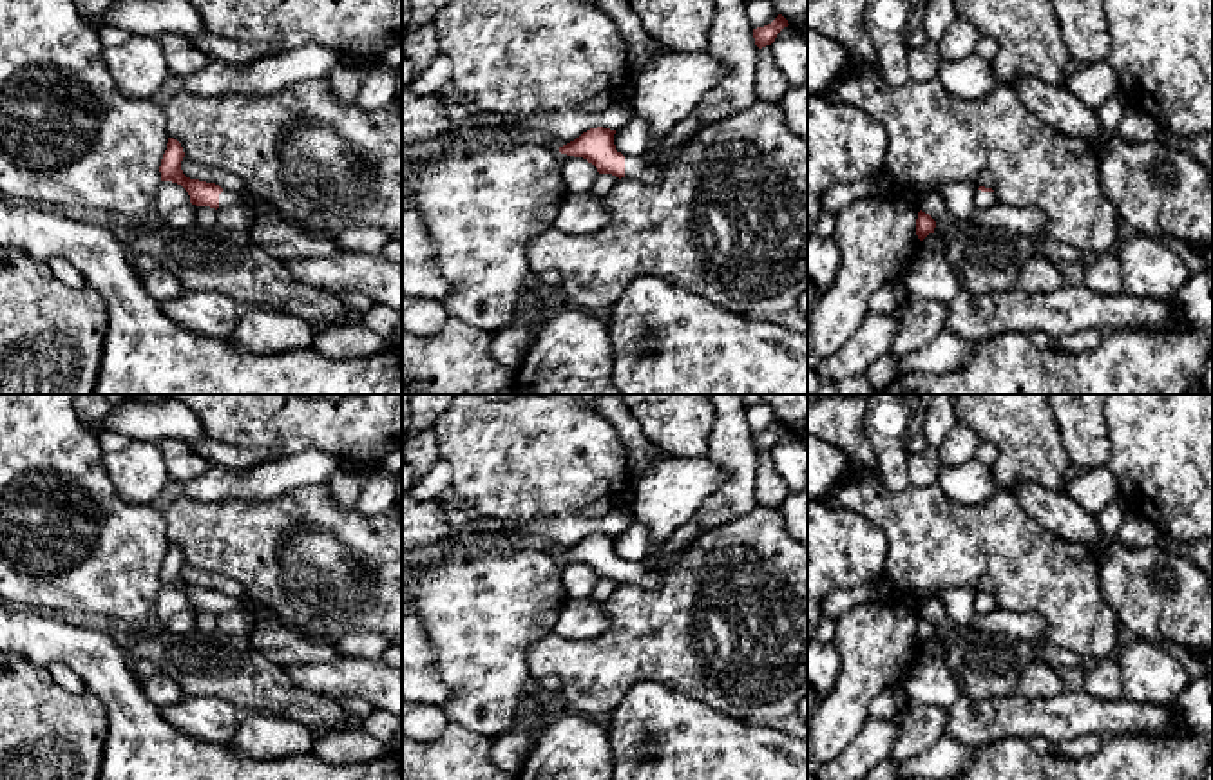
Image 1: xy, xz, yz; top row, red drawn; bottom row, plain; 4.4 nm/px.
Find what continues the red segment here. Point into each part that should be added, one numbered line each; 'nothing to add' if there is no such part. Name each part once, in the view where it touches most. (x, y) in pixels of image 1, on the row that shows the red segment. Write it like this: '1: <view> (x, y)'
1: xz (634, 169)

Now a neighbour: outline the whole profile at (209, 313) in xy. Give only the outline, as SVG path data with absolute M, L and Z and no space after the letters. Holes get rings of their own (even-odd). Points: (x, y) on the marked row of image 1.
M186 291L159 302L159 309L177 326L208 338L226 340L244 308L217 291Z

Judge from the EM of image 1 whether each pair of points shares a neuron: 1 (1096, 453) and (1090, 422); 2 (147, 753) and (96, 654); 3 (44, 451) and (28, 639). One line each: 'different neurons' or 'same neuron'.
1: same neuron
2: same neuron
3: different neurons

